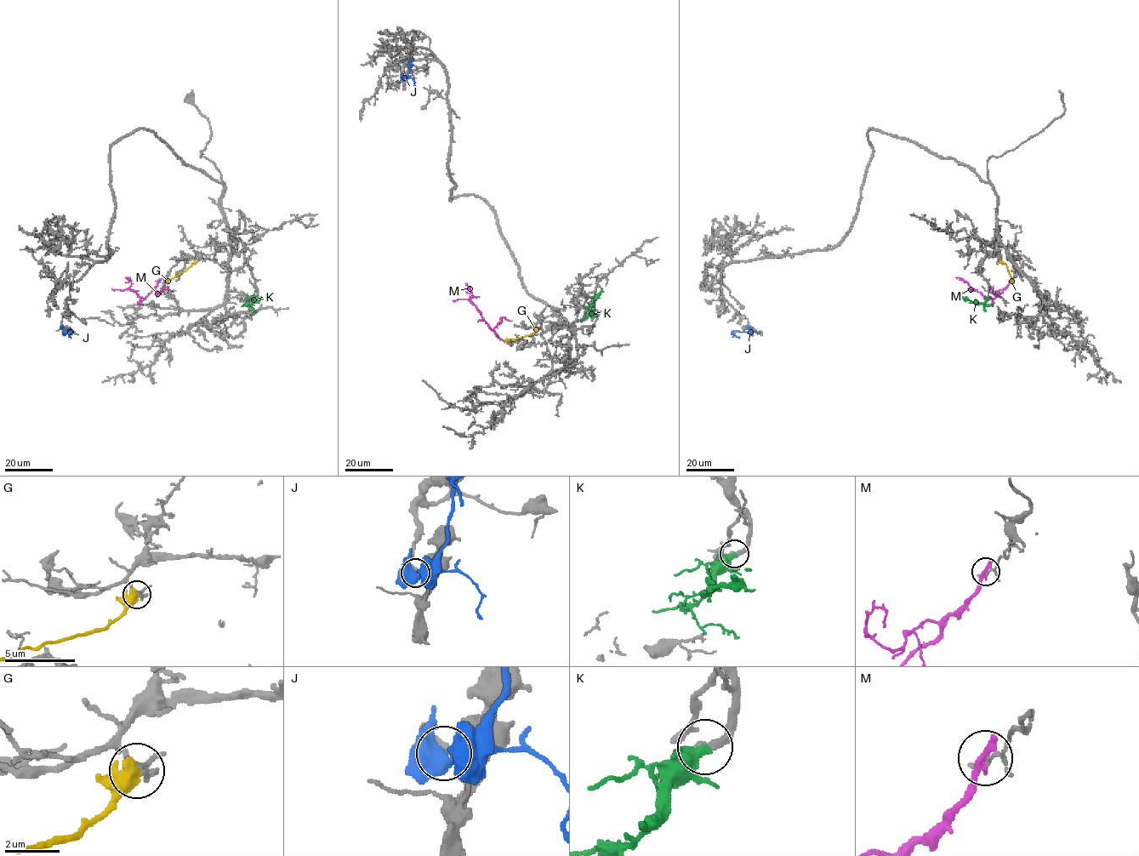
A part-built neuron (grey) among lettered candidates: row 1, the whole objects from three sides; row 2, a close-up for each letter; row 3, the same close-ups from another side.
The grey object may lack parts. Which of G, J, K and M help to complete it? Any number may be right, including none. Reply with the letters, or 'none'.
K

